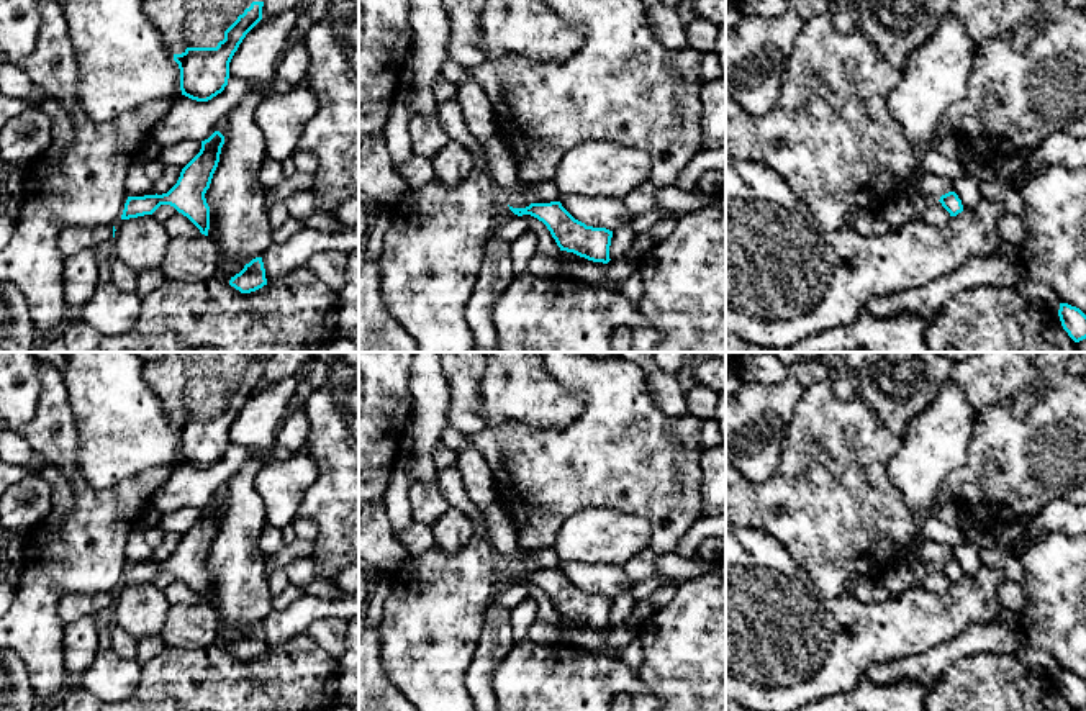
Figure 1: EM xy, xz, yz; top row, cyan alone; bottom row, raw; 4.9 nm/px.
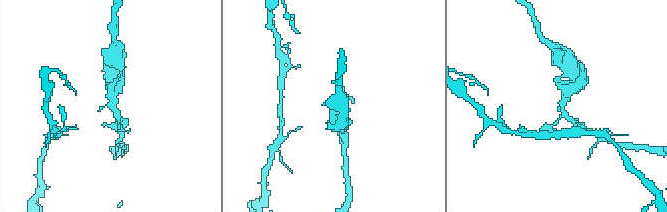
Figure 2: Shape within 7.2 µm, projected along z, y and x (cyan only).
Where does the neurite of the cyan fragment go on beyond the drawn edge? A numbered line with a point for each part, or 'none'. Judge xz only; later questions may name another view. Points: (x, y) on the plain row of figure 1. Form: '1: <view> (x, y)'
none

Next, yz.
none

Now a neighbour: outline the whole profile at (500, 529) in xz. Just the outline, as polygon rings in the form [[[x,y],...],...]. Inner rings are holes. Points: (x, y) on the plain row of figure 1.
[[[496,500],[485,508],[486,524],[480,531],[501,564],[513,575],[526,575],[531,572],[526,552],[518,544],[518,531],[508,511]]]

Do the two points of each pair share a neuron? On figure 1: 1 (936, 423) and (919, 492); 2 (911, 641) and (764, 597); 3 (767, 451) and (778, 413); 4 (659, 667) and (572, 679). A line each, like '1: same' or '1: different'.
1: same
2: same
3: same
4: different

